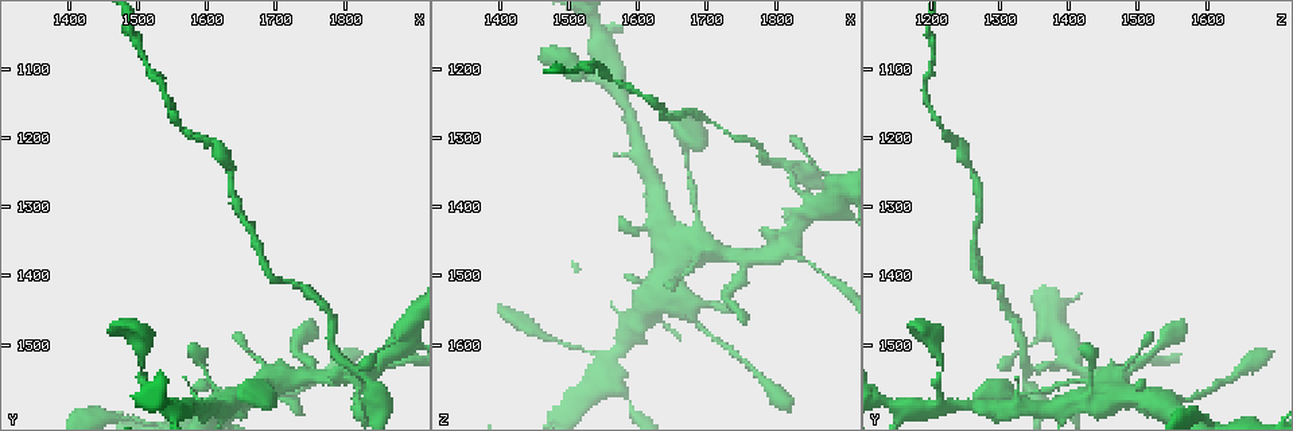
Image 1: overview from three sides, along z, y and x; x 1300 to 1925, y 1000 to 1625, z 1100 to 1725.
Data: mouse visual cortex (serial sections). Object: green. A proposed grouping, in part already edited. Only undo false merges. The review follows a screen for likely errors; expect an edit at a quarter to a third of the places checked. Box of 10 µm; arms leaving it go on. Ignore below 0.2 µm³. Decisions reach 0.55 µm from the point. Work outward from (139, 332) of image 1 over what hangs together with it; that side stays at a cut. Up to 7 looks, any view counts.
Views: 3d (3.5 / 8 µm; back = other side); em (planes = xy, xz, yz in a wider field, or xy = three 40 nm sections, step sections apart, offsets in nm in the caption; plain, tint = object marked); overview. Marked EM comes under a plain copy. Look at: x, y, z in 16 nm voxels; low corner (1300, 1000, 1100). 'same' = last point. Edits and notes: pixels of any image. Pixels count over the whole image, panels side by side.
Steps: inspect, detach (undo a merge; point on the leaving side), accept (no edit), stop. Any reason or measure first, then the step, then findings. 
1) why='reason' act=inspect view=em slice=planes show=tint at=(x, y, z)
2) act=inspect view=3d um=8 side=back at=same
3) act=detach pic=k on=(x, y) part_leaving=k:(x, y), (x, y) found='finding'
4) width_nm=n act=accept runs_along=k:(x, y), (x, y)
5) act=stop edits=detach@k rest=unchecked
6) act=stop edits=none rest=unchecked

why='sharp bend' act=inspect view=3d um=3.5 at=(1545, 1585, 1210)

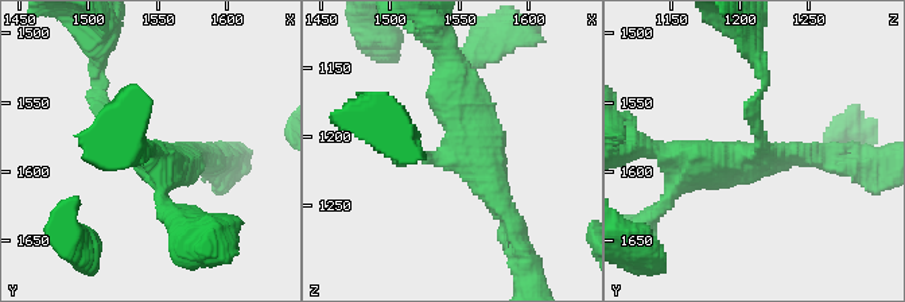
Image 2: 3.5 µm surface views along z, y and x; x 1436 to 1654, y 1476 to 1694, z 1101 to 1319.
arms=3 arm_widths_nm=150,300,500 why='need the tissue' act=inspect view=em slice=xy step=1 show=tint at=(1552, 1588, 1214)

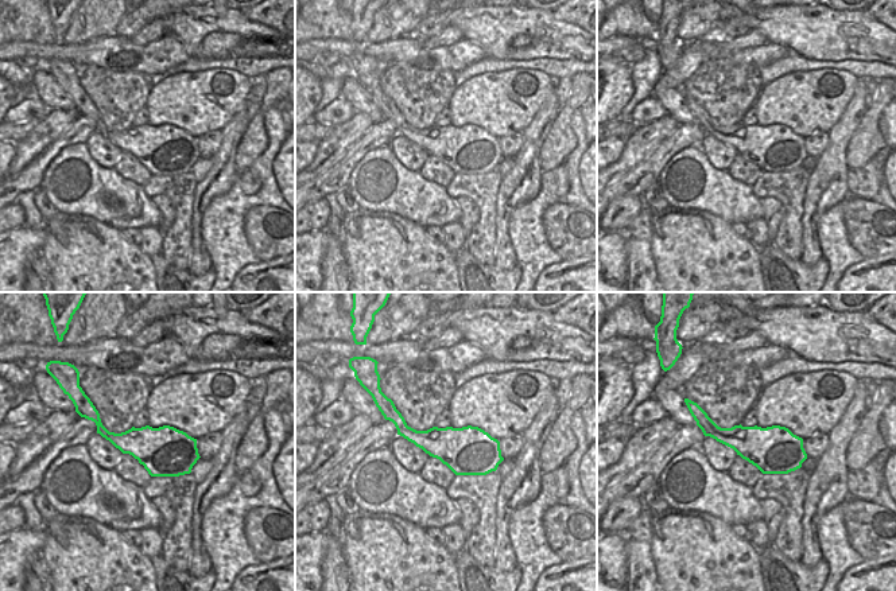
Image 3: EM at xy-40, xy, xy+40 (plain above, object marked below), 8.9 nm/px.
act=accept runs_along=2:(397, 155), (467, 155), (513, 221) found='all the same cell'

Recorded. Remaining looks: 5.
why='four arms meet' act=inspect view=3d um=3.5 at=(1805, 1540, 1465)

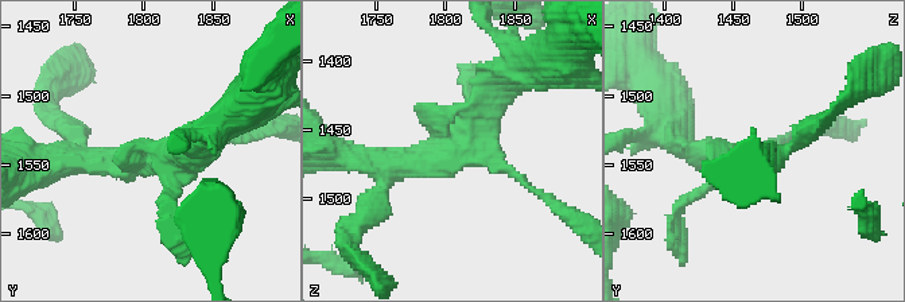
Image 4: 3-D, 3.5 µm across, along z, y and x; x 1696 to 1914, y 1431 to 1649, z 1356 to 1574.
act=inspect view=em slice=xy step=1 show=tint at=(1804, 1546, 1466)

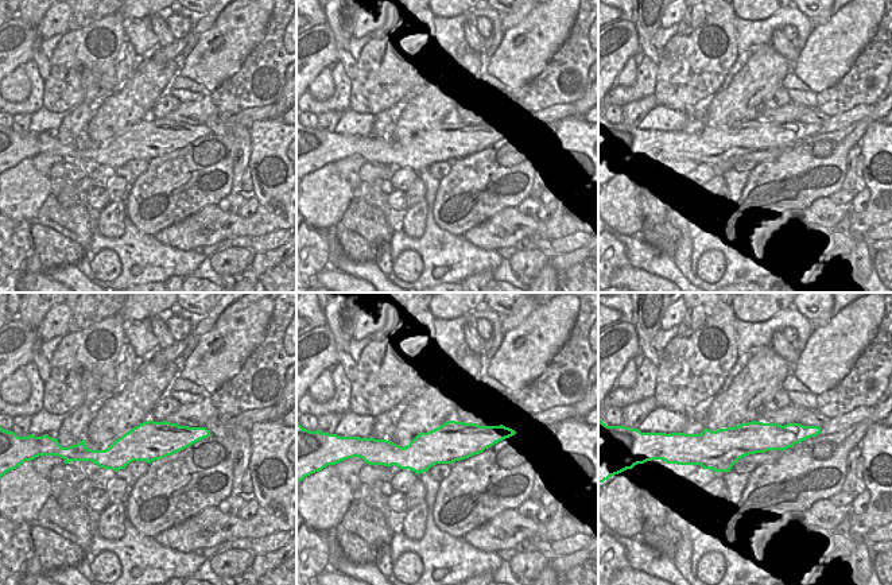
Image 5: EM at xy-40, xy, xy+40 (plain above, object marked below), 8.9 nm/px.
act=accept runs_along=5:(202, 430), (117, 456), (88, 452) found='one cell here'

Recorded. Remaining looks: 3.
why='three arms meet' act=inspect view=3d um=3.5 at=(1825, 1540, 1340)

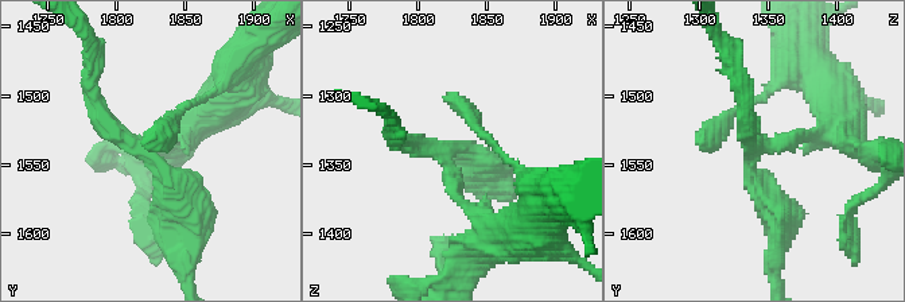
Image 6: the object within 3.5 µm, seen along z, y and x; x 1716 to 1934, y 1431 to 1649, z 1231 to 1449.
why='need the tissue' act=inspect view=em slice=xy step=5 show=tint at=(1822, 1540, 1344)

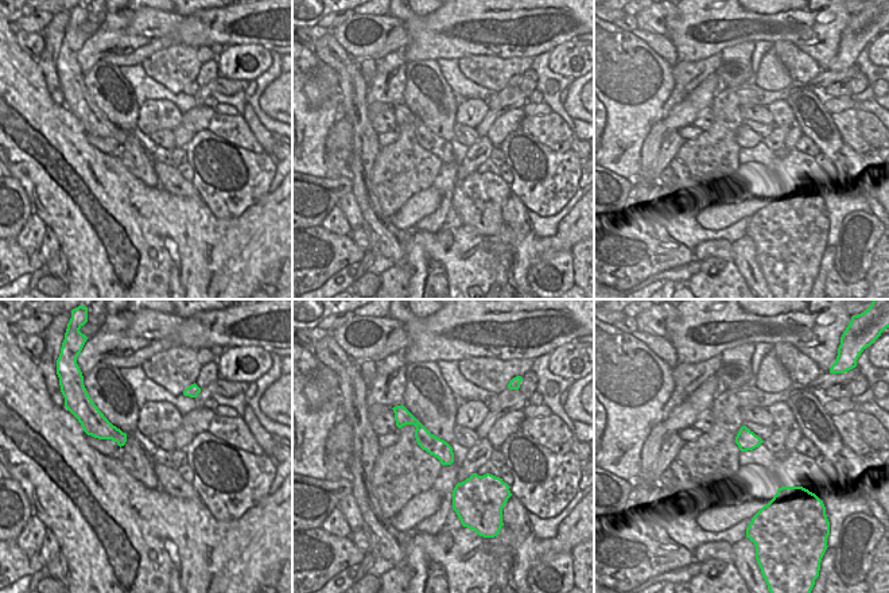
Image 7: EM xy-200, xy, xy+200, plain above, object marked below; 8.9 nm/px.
arm_widths_nm=150,200,350 act=detach pic=6 on=(775, 194) part_leaving=6:(765, 144), (752, 148), (727, 53) found='two cells meet here'

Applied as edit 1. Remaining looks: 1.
act=stop edits=detach@6 rest=unchecked

